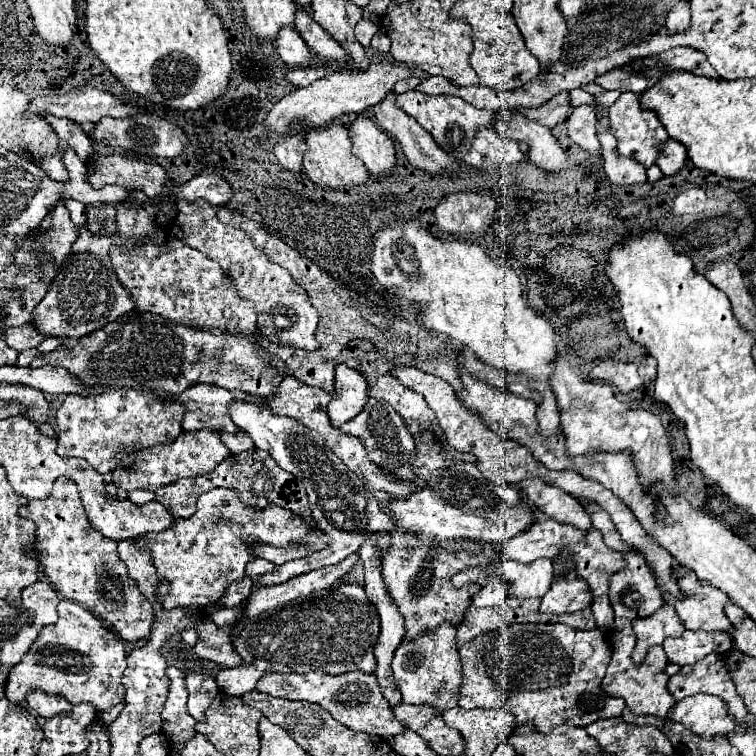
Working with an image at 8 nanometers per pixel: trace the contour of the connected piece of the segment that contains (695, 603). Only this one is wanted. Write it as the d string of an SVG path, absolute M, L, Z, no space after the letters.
M681 567L675 575L683 591L683 599L679 603L673 603L673 599L669 599L669 605L675 607L683 625L687 629L689 625L699 625L699 629L703 631L731 633L733 625L729 623L723 611L729 597L717 587L705 581L699 581L697 575L693 575L693 571L687 571L685 567Z

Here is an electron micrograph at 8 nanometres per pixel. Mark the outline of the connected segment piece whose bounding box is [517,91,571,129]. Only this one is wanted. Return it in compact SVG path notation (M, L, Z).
M561 91L559 95L555 95L547 103L543 103L539 107L529 107L529 109L517 109L517 113L527 117L529 121L537 121L537 123L553 129L565 121L569 107L571 107L569 91Z

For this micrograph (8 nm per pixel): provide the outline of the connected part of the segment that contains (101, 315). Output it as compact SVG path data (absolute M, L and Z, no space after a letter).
M81 227L81 235L73 243L73 253L69 259L65 259L47 295L33 311L31 325L39 335L57 339L81 339L133 309L133 301L113 275L109 263L111 243L111 237L93 237L85 231L85 227Z

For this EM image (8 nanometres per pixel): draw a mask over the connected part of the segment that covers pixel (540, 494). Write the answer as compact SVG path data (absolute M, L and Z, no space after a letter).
M539 477L523 481L521 487L525 489L529 501L549 519L555 519L557 523L563 523L563 525L573 525L581 531L593 529L591 515L585 511L585 507L575 497L561 493L557 487L547 485Z

